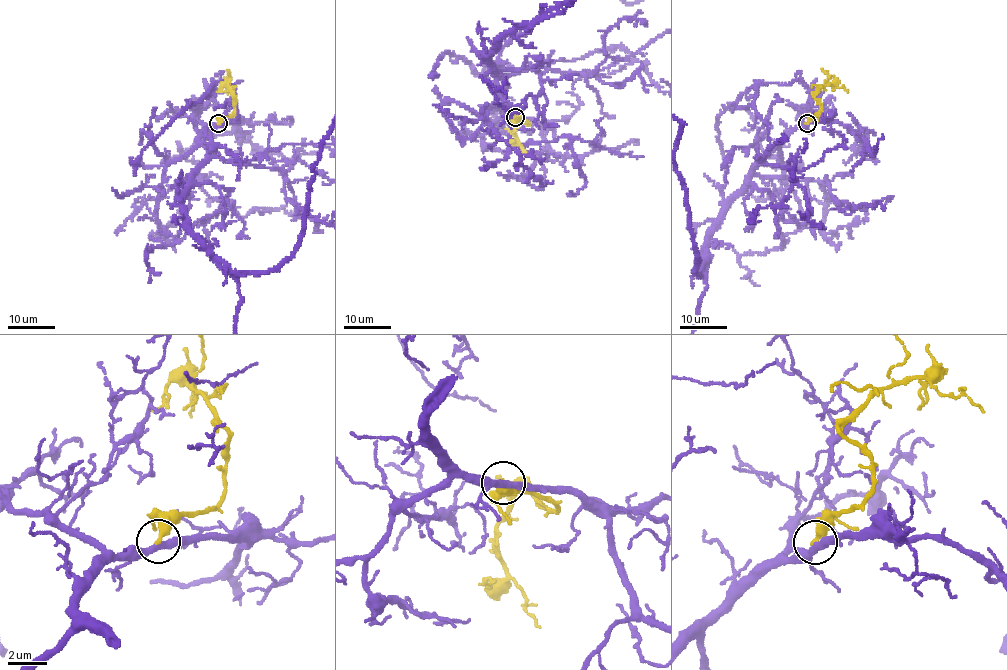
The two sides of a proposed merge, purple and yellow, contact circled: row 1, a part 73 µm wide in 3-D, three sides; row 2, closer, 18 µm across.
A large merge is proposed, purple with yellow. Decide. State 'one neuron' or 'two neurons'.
two neurons

